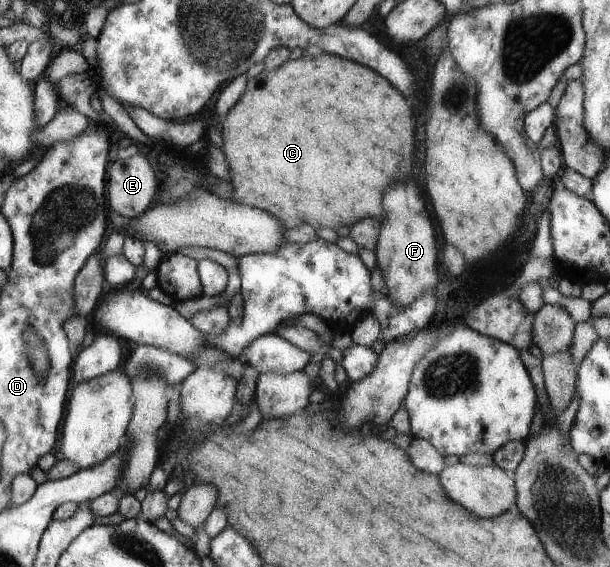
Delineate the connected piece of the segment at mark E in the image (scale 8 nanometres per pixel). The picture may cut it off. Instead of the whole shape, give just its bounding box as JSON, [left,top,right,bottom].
[108,155,158,219]

